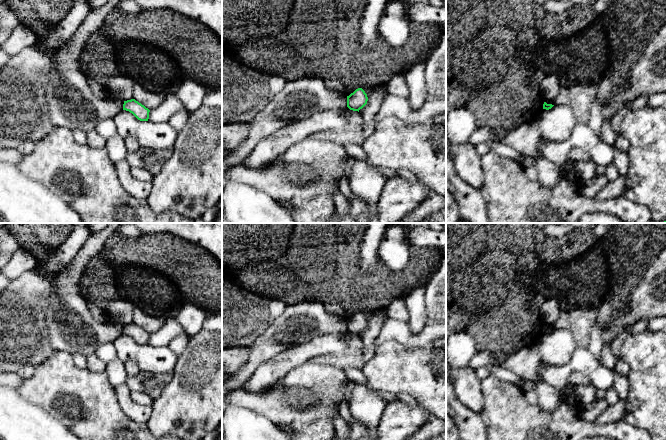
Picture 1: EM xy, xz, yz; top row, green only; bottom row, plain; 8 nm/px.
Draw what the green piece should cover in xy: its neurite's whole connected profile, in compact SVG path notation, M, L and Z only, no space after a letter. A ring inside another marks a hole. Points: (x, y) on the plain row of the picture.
M135 323L124 325L123 334L129 335L140 345L148 345L150 334Z

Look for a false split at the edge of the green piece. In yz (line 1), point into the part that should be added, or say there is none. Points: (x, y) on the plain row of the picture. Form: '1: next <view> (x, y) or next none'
1: next none

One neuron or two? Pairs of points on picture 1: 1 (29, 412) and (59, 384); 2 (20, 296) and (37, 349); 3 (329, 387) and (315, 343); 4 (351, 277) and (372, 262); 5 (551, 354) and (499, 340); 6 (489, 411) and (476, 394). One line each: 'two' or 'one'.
1: two
2: one
3: two
4: two
5: two
6: two

